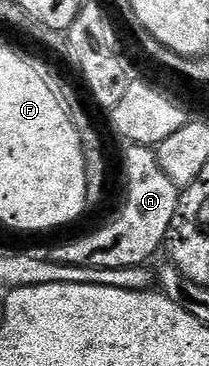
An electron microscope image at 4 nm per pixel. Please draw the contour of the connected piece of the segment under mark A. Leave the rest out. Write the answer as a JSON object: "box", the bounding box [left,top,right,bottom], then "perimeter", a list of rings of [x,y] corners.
{"box":[48,143,180,269],"perimeter":[[[131,143],[122,155],[122,171],[126,174],[126,204],[122,212],[111,221],[107,227],[94,231],[91,235],[82,235],[71,243],[58,243],[48,252],[52,262],[70,266],[94,266],[96,269],[124,269],[125,267],[140,267],[149,264],[150,258],[157,251],[163,250],[166,234],[172,225],[172,217],[176,217],[180,188],[168,178],[168,173],[160,169],[160,161],[155,148],[145,147],[139,143]]]}

